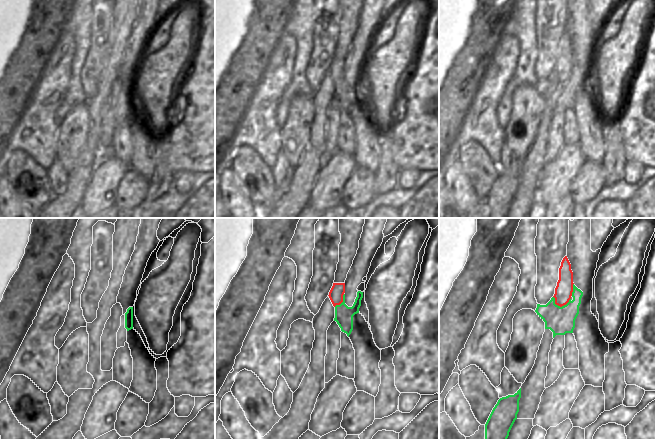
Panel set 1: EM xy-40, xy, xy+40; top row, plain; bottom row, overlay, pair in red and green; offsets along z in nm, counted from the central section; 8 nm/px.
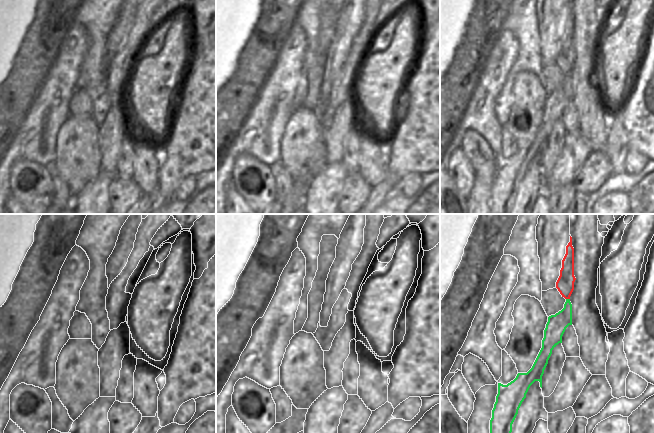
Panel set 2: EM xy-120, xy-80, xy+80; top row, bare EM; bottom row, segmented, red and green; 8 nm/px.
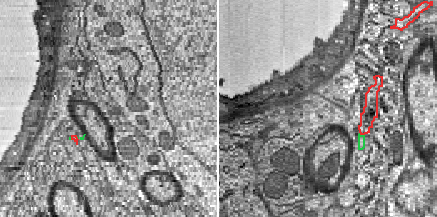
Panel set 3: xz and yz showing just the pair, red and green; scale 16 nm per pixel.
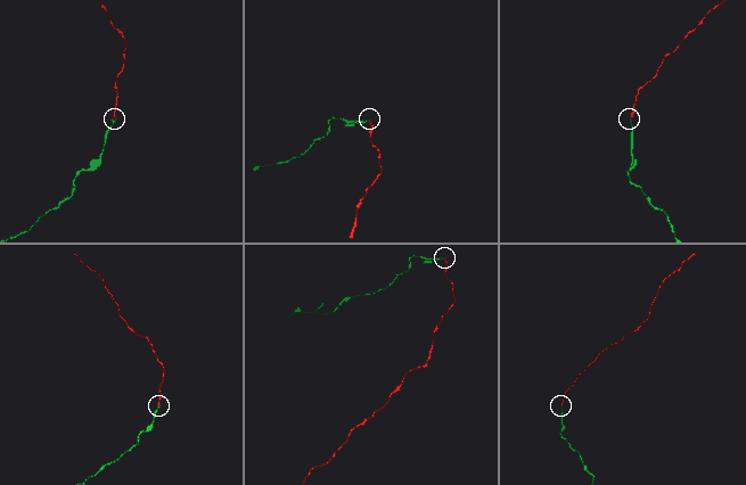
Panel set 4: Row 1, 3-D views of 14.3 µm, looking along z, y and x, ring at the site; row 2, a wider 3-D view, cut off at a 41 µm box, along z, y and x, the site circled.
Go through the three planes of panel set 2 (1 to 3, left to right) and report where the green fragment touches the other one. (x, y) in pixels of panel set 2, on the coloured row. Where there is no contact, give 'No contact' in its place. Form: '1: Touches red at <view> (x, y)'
1: No contact
2: No contact
3: Touches red at xy+80 (568, 298).

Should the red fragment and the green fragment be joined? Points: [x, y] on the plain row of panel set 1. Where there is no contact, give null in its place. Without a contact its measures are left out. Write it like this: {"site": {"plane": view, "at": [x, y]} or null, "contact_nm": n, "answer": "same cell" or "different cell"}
{"site": {"plane": "xy+40", "at": [560, 82]}, "contact_nm": 150, "answer": "same cell"}

